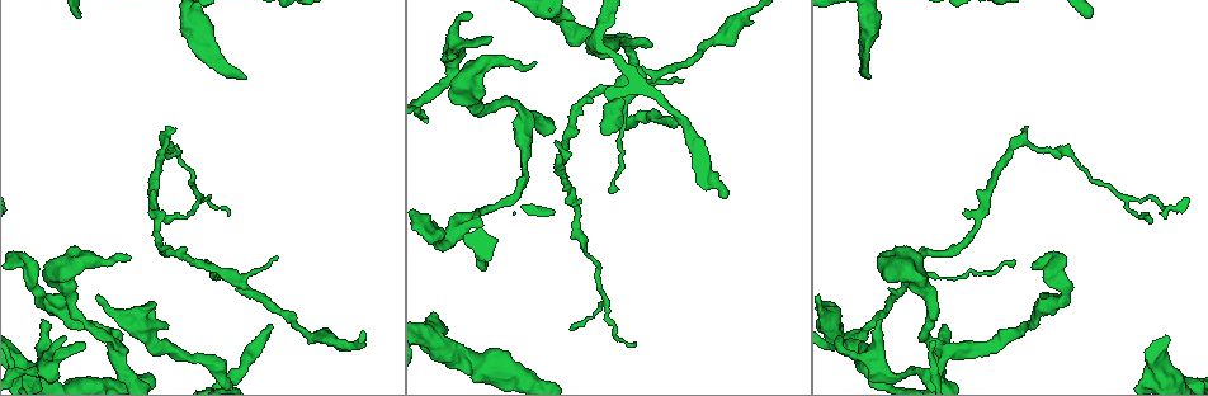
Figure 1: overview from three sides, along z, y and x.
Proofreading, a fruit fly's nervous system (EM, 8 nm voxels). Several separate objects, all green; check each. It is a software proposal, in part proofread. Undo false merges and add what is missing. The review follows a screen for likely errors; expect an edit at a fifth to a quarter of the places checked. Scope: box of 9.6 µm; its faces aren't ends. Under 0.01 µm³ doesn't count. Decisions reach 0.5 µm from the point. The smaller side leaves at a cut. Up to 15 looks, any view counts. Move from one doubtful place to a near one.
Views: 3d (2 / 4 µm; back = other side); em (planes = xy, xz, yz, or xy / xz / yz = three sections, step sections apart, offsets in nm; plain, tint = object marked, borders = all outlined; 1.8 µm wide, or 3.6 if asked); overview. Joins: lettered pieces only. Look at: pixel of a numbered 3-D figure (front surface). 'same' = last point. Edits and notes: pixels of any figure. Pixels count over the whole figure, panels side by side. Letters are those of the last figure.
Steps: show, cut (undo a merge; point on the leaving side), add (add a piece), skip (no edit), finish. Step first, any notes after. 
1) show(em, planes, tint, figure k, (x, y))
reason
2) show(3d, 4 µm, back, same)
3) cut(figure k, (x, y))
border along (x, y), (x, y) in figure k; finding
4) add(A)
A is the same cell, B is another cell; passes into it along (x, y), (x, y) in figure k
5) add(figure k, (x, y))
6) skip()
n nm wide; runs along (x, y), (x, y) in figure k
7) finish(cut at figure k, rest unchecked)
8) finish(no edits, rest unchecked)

show(em, planes, borders, figure 1, (245, 79))
branch stops here

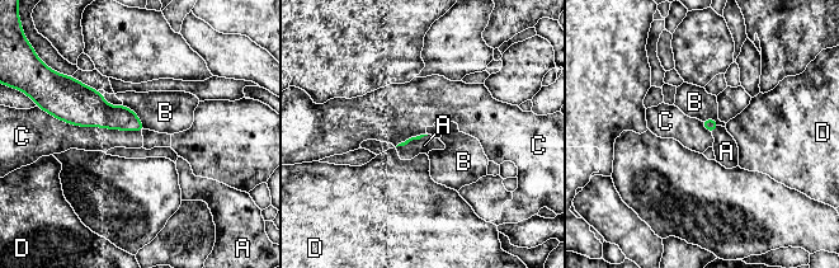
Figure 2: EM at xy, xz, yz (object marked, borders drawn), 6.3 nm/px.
add(figure 2, (726, 151))
A is the same cell, B, C and D are other cells; passes into it along (710, 125), (715, 128), (726, 151) in figure 2; it goes on there

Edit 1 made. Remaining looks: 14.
show(overview)

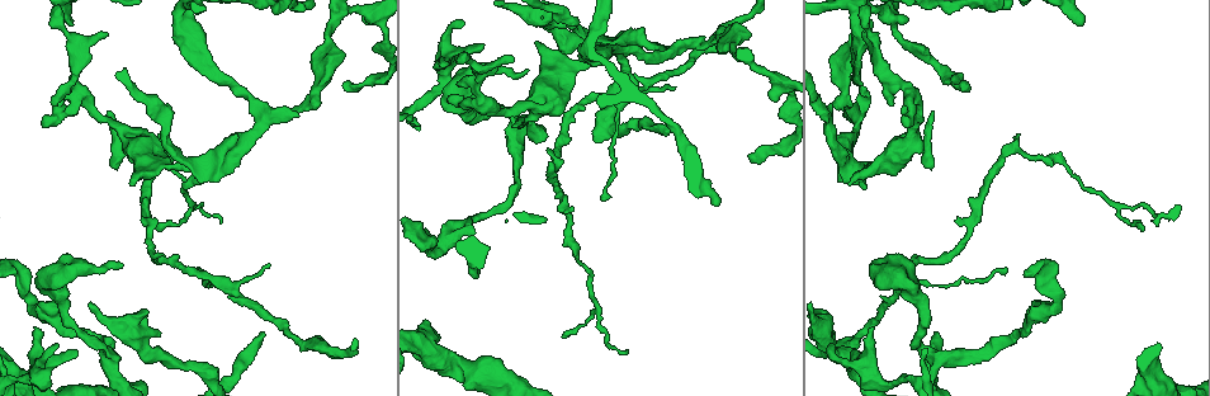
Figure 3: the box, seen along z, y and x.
show(3d, 2 µm, figure 3, (749, 156))

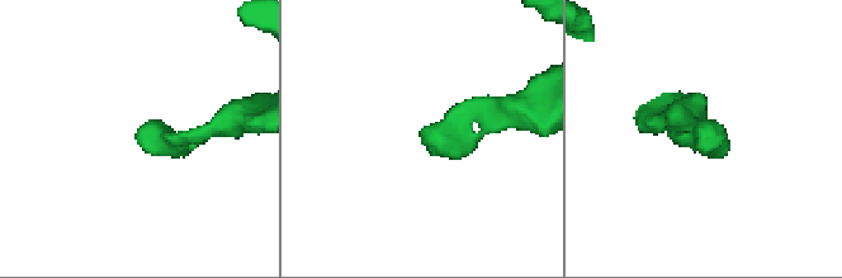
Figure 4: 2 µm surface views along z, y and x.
show(em, xz, step 8, borders, figure 4, (701, 135))
need the tissue

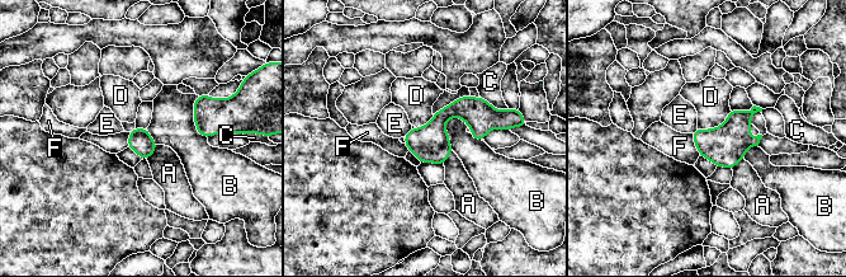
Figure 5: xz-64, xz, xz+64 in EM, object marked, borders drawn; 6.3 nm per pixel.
skip()
A, B, C, D, E and F are other cells; border along (729, 108), (721, 125), (698, 128) in figure 5; none of them fits

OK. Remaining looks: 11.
show(3d, 4 µm, figure 3, (203, 170))
four or more arms meet

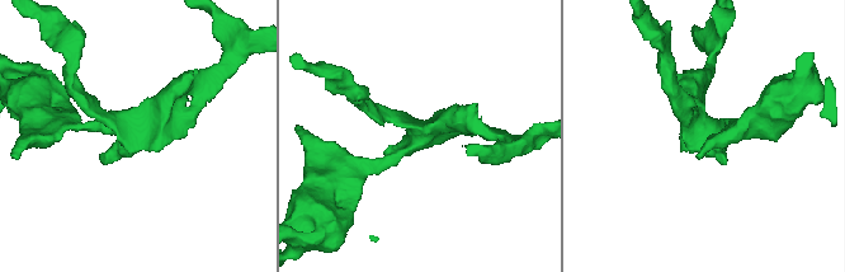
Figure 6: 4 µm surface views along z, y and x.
show(em, xy, step 8, tint, figure 6, (135, 127))

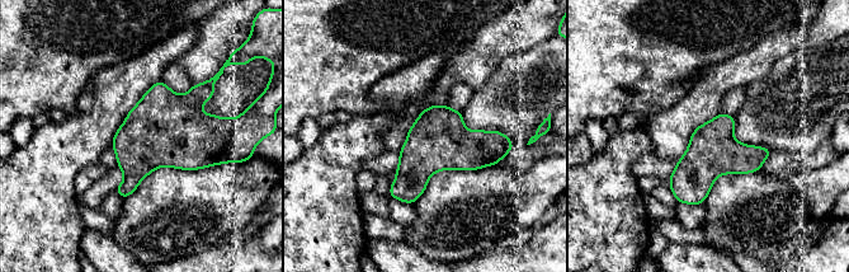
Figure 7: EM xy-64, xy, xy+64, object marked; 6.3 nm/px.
show(em, xz, step 8, borders, same)
cut it another way

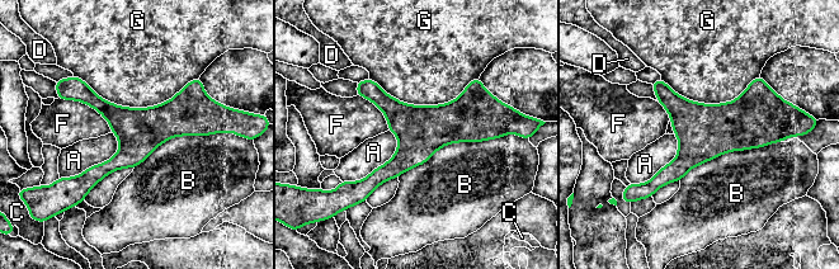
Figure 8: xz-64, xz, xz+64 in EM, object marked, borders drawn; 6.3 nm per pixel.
skip()
A, B, C, D, F and G are other cells; runs along (207, 127), (155, 126), (121, 160), (71, 180) in figure 8; one neuron here

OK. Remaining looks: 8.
show(3d, 2 µm, figure 6, (698, 158))
branch stops here

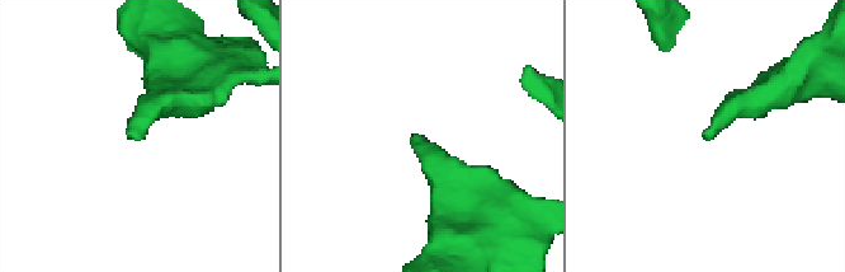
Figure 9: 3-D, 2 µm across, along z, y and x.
show(em, planes, borders, figure 9, (706, 135))

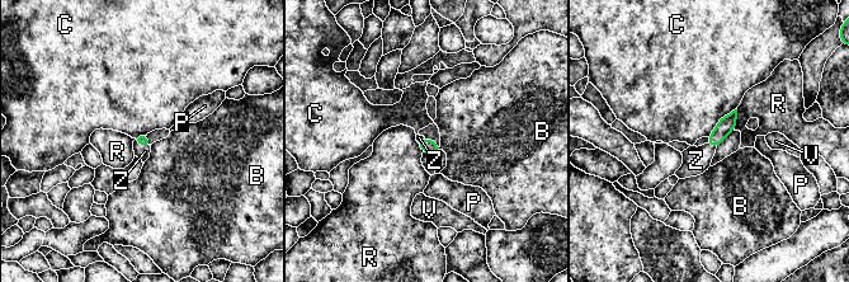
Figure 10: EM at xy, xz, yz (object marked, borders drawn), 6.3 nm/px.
add(figure 10, (142, 153))
Z is the same cell, B, C, P, R and V are other cells; passes into it along (142, 140), (142, 145), (142, 153) in figure 10; it goes on there

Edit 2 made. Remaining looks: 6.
show(em, planes, borders, figure 3, (1015, 147))

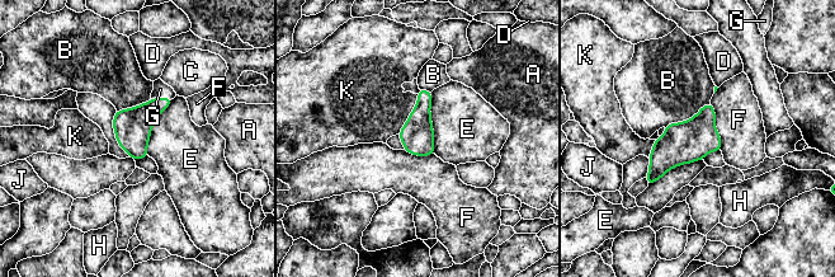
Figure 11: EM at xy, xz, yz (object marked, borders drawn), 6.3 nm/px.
add(figure 11, (160, 89))
G is the same cell, A, B, C, D, E, F, H, J and K are other cells; passes into it along (135, 125), (163, 97), (160, 89) in figure 11; the neuron continues

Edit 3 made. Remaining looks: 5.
show(em, planes, borders, figure 3, (935, 332))
long arm stops here

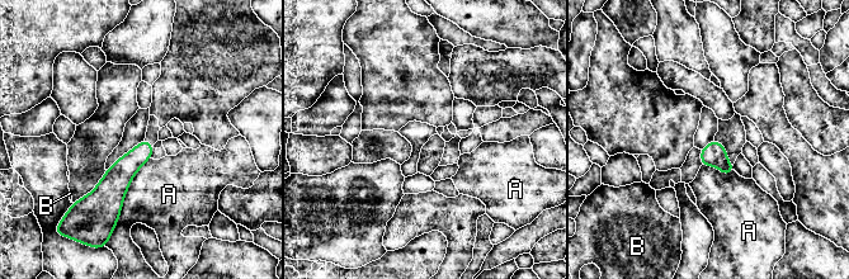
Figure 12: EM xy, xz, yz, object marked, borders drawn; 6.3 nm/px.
skip()
A touches over 480 nm; A and B are other cells; border along (150, 157), (131, 180), (116, 223) in figure 12; none of them fits

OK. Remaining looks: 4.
finish(add at figure 2, add at figure 10, add at figure 11, rest unchecked)

